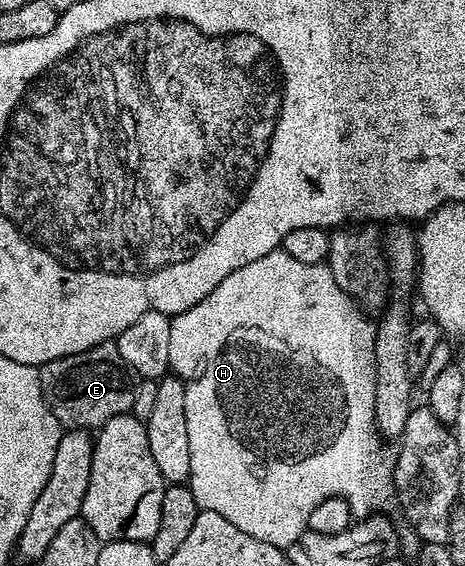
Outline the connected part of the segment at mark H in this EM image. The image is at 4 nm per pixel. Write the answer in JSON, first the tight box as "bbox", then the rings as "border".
{"bbox":[168,249,395,548],"border":[[[281,249],[251,261],[236,273],[228,273],[208,297],[184,313],[173,316],[168,333],[168,357],[170,371],[184,381],[184,417],[188,417],[188,449],[192,449],[192,469],[188,486],[192,497],[196,497],[199,508],[220,513],[232,521],[236,529],[244,529],[248,537],[264,541],[268,545],[286,548],[306,530],[308,513],[328,497],[339,495],[348,501],[348,509],[354,517],[365,517],[381,512],[395,498],[394,464],[392,455],[382,448],[383,436],[374,424],[374,402],[376,401],[376,369],[374,368],[375,324],[371,316],[354,302],[332,277],[326,263],[306,265],[288,257]]]}

